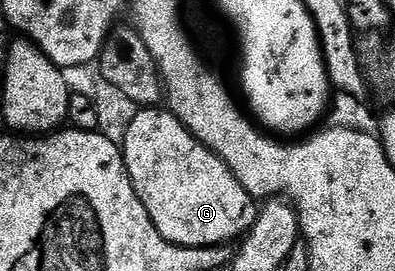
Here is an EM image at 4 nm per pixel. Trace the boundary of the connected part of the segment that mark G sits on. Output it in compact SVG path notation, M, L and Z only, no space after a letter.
M140 109L121 149L133 188L167 241L177 246L222 246L242 239L251 229L257 213L256 199L241 188L227 165L166 109Z

